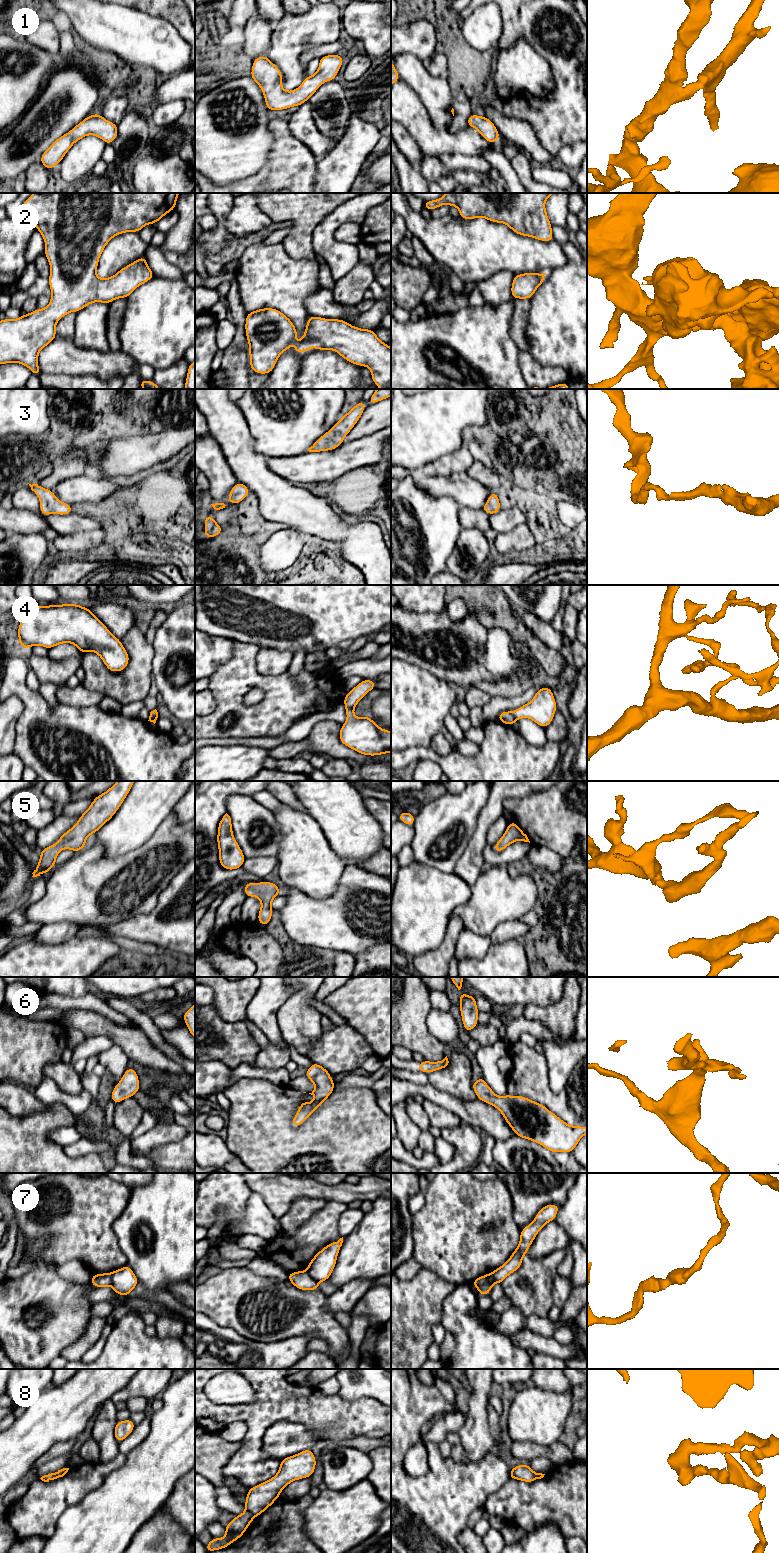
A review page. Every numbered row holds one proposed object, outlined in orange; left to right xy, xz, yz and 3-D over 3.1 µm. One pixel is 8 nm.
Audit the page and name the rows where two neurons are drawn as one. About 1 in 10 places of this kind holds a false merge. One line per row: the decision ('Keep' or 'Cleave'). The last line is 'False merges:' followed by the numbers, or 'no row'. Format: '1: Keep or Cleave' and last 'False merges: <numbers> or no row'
1: Keep
2: Keep
3: Keep
4: Cleave
5: Keep
6: Keep
7: Cleave
8: Cleave
False merges: 4, 7, 8

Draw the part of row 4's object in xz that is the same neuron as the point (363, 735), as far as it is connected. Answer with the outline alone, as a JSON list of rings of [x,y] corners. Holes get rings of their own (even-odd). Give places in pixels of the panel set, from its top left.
[[[346,709],[346,722],[341,726],[342,744],[362,755],[391,753],[391,731],[380,728],[368,715],[357,718],[354,709]]]

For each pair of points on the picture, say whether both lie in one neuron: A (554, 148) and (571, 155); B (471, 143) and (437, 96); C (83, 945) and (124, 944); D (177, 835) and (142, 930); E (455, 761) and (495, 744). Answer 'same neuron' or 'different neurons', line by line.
A: different neurons
B: different neurons
C: different neurons
D: different neurons
E: same neuron

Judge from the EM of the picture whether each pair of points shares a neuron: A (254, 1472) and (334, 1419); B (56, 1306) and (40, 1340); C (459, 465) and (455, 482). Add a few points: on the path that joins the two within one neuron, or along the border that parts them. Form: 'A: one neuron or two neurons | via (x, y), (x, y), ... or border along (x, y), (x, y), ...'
A: one neuron | via (254, 1442), (256, 1431), (275, 1412), (304, 1412)
B: one neuron | via (48, 1314), (40, 1322), (40, 1332)
C: two neurons | border along (465, 471), (434, 476)

